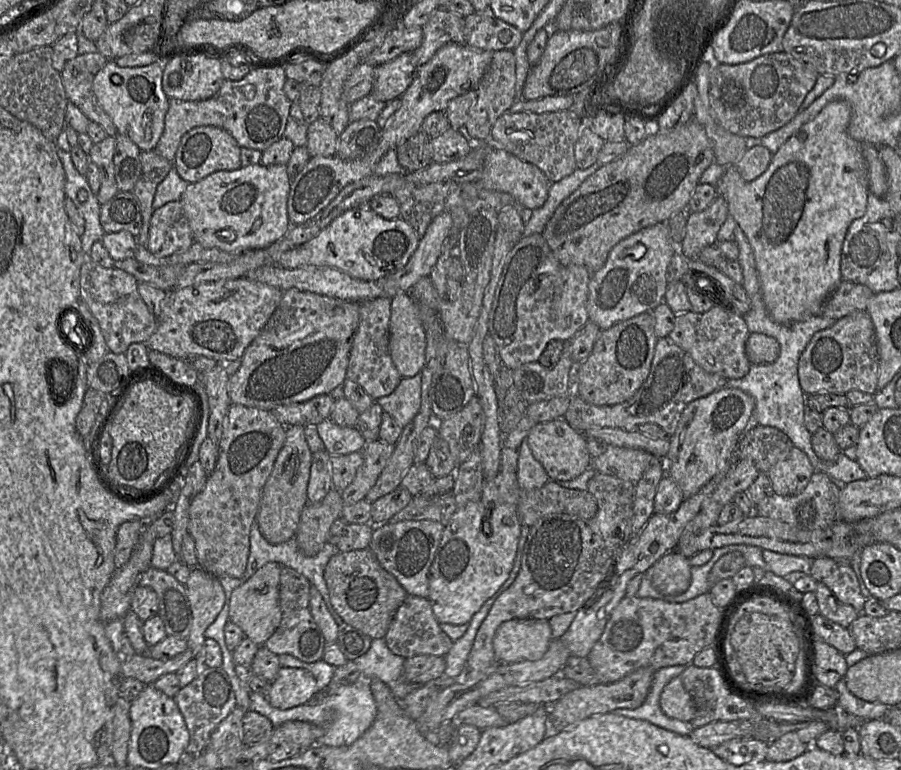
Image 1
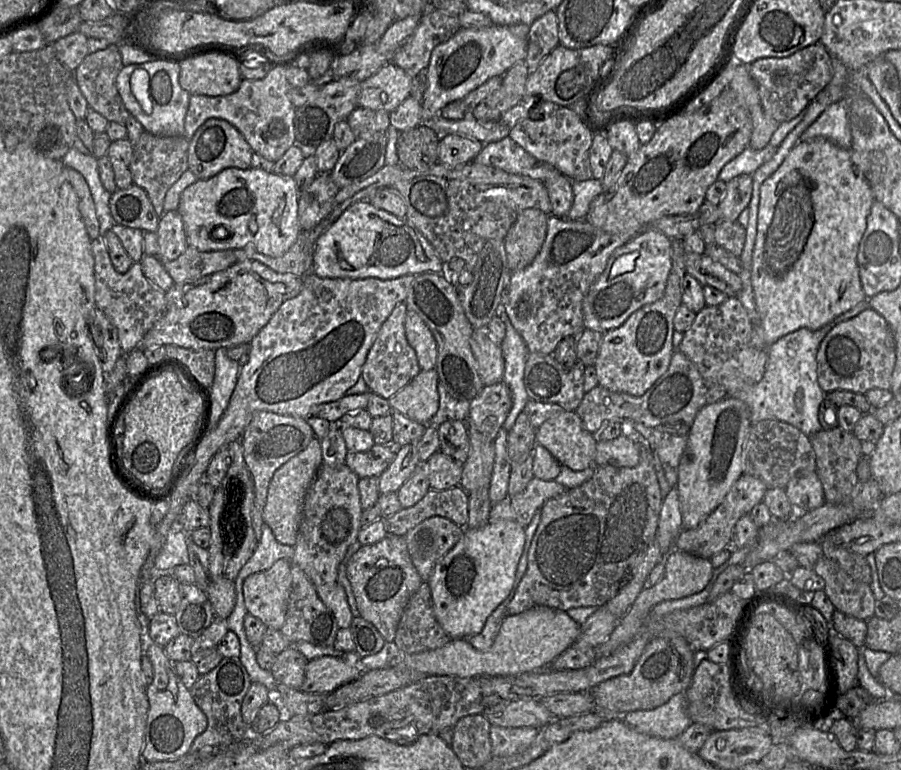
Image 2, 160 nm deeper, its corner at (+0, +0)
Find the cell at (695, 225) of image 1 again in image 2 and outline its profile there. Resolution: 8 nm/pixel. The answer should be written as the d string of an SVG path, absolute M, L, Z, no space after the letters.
M742 174L727 183L726 194L719 202L721 220L737 221L742 211L748 207L753 191L752 175Z

